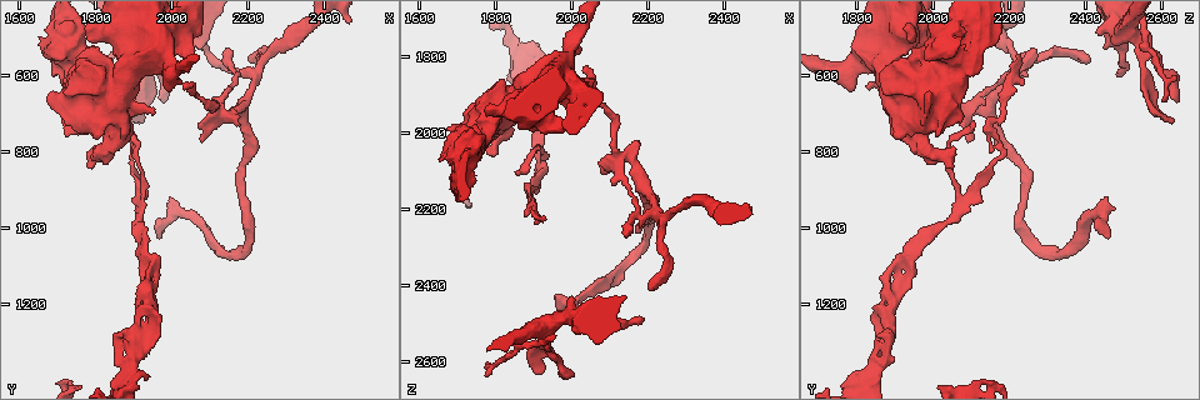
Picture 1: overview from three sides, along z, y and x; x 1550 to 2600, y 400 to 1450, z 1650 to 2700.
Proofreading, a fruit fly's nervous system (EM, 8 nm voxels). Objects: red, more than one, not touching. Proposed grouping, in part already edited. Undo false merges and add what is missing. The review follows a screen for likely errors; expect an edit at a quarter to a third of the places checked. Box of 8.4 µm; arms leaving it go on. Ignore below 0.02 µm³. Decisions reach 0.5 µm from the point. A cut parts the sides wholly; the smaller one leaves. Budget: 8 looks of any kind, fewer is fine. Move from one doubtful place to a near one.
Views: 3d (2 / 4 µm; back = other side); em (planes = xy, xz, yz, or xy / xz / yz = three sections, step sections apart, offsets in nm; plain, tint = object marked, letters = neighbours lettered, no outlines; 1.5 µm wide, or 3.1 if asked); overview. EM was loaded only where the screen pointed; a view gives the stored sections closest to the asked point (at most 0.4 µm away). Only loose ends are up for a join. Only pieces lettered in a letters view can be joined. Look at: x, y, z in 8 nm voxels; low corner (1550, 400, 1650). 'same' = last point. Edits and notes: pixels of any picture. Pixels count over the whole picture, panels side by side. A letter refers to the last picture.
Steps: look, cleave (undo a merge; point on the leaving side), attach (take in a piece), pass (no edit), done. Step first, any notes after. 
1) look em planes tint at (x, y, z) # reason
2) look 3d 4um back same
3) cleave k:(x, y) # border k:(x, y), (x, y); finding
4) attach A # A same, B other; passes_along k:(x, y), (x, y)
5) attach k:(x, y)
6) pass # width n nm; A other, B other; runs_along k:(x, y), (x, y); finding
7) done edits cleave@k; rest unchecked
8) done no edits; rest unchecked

look em planes letters at (1935, 550, 2235) # tapers out

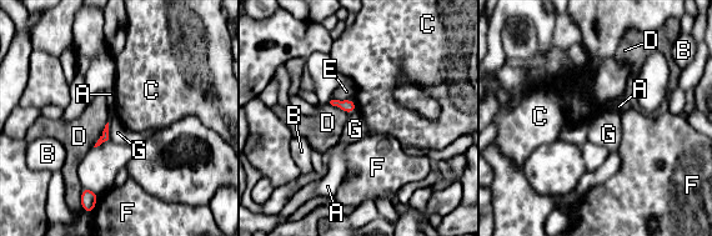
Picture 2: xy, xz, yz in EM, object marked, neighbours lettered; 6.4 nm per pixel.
pass # A other, B other, C other, D other, E other, F other, G other; border 2:(108, 122), (109, 139); none of them fits

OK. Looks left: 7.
look 3d 4um at (1850, 735, 2110) # tapers out

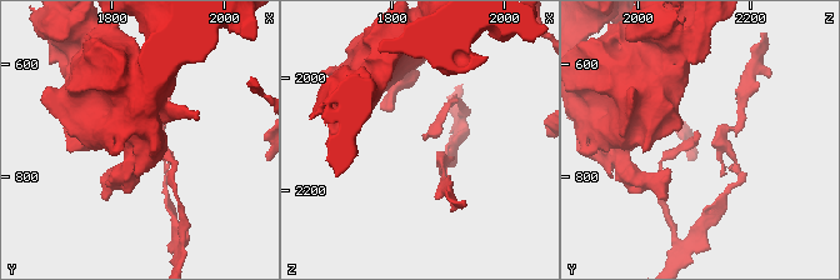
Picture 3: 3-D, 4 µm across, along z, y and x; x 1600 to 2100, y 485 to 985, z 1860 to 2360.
look em planes letters at (1855, 740, 2105) # shape alone is not enough

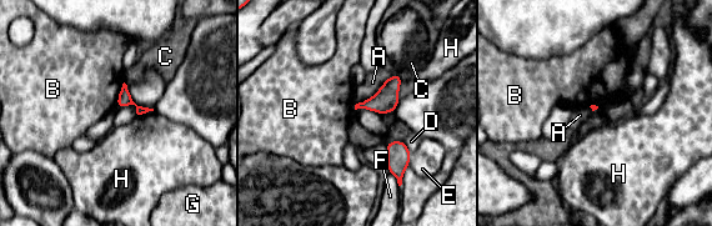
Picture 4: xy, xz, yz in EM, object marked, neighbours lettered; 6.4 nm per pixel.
pass # A other, B other, C other, D other, E other, F other, G other, H other; border 4:(124, 81), (115, 106); none of them fits

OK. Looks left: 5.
look 3d 4um at (1955, 695, 1875) # branch stops here

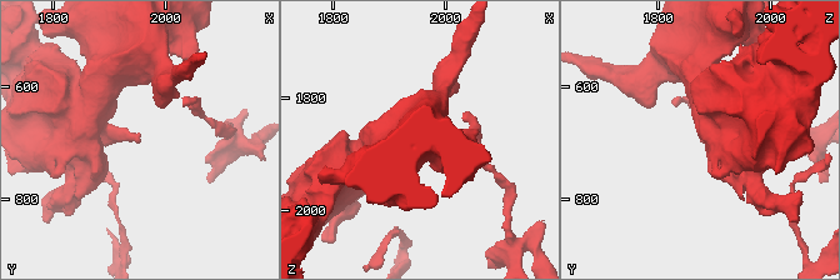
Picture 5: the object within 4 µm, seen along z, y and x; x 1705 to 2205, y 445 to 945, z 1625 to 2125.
look em xy step 4 tint at (1955, 700, 1875)

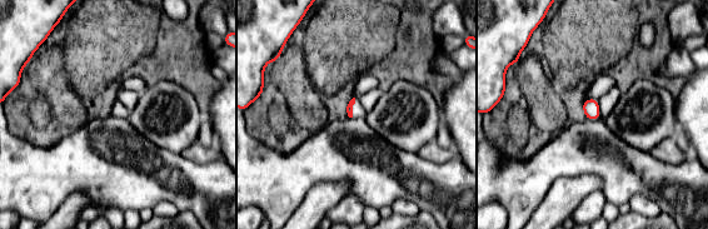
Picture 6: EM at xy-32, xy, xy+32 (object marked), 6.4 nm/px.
look em xy step 4 letters same

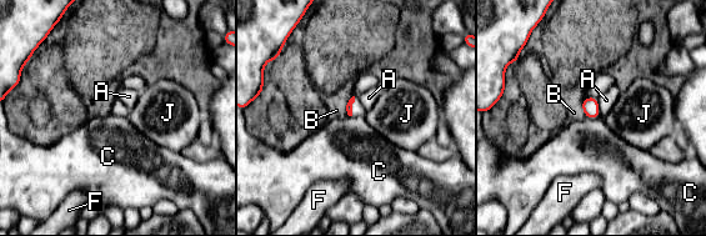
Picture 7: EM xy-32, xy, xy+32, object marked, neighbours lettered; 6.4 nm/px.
pass # A other, B other, C other, F other, J other; border 7:(599, 115), (596, 118), (586, 118); no lettered piece goes on from it

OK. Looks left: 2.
done no edits; rest unchecked

